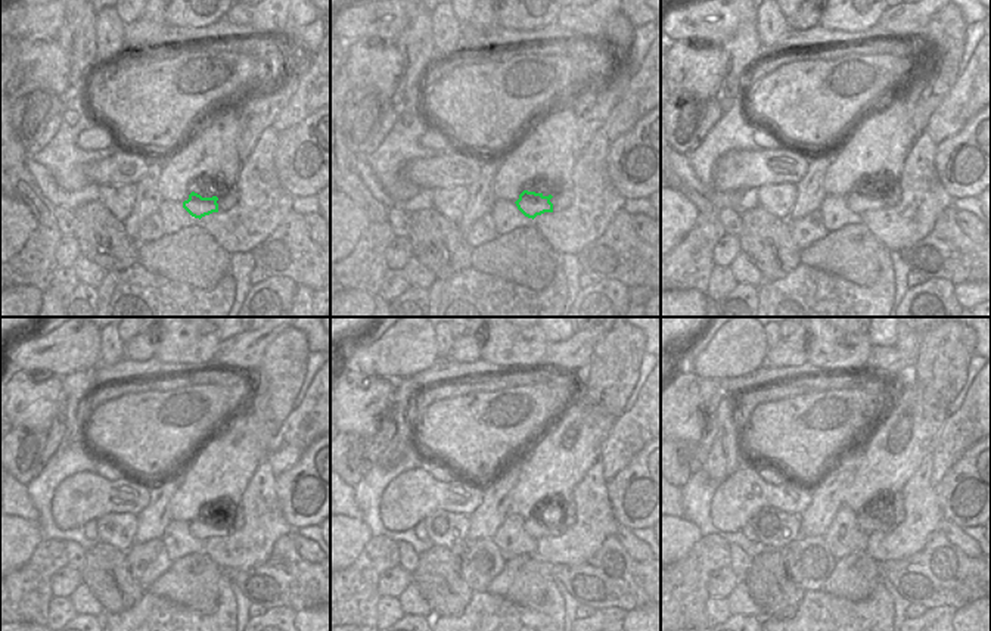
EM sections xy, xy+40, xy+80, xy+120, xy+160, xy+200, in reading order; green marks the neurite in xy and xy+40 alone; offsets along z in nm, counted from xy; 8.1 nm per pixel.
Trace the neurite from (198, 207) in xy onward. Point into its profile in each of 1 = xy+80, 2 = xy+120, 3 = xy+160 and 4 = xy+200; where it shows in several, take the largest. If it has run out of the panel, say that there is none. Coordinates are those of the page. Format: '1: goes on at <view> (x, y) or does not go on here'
1: goes on at xy+80 (860, 201)
2: goes on at xy+120 (204, 527)
3: goes on at xy+160 (540, 524)
4: goes on at xy+200 (870, 521)

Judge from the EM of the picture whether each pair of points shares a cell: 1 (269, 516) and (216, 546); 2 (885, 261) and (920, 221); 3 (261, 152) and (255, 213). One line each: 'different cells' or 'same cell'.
1: same cell
2: different cells
3: same cell

